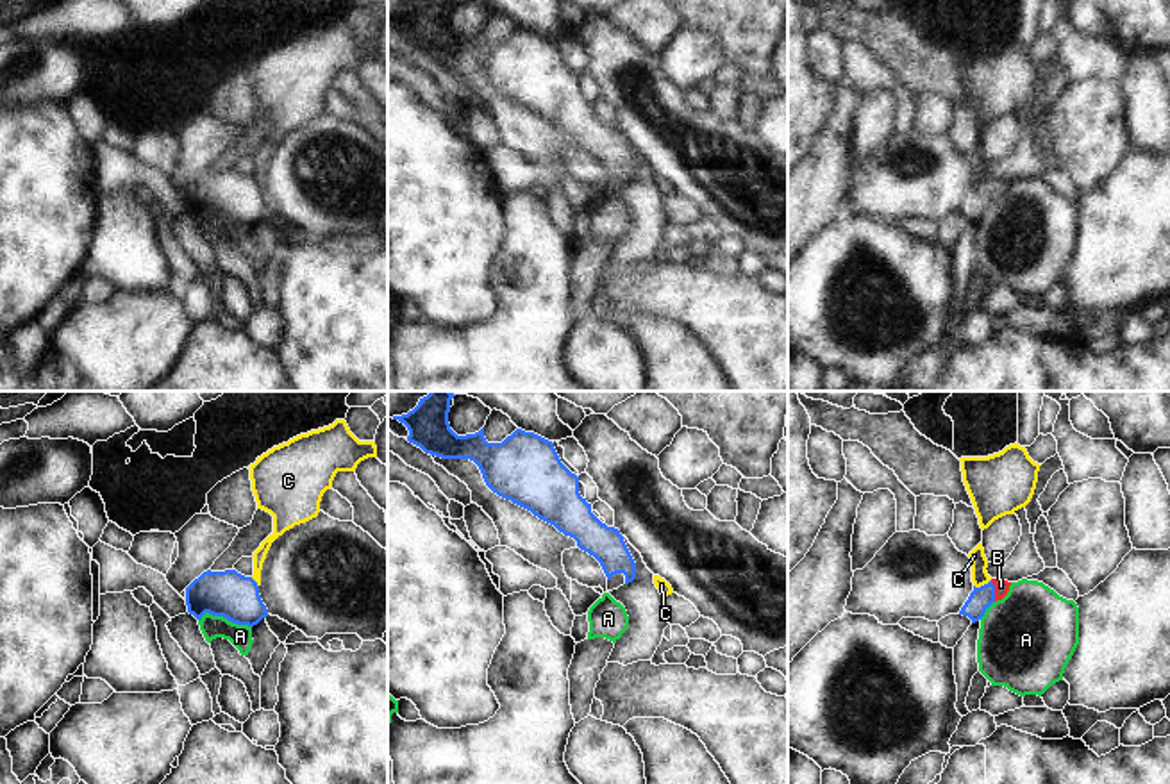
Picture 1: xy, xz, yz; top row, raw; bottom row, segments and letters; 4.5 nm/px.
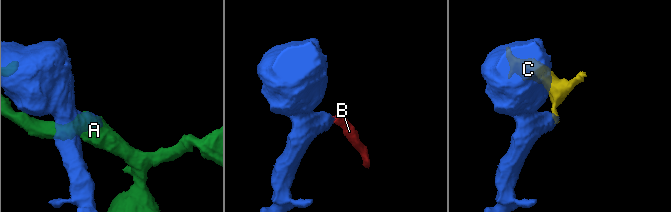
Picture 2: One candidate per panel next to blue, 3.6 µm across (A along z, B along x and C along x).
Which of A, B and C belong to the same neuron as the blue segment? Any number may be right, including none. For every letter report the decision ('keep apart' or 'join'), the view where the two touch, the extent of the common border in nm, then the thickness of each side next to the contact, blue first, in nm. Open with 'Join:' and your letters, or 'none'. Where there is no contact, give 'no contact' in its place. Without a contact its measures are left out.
Join: B
A: keep apart; contact in xy; length 240 nm; calibres 220 and 100 nm
B: join; contact in yz; length 100 nm; calibres 100 and 60 nm
C: keep apart; contact in yz; length 90 nm; calibres 100 and 80 nm

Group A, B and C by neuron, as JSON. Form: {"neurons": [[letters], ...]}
{"neurons": [["A"], ["B"], ["C"]]}

